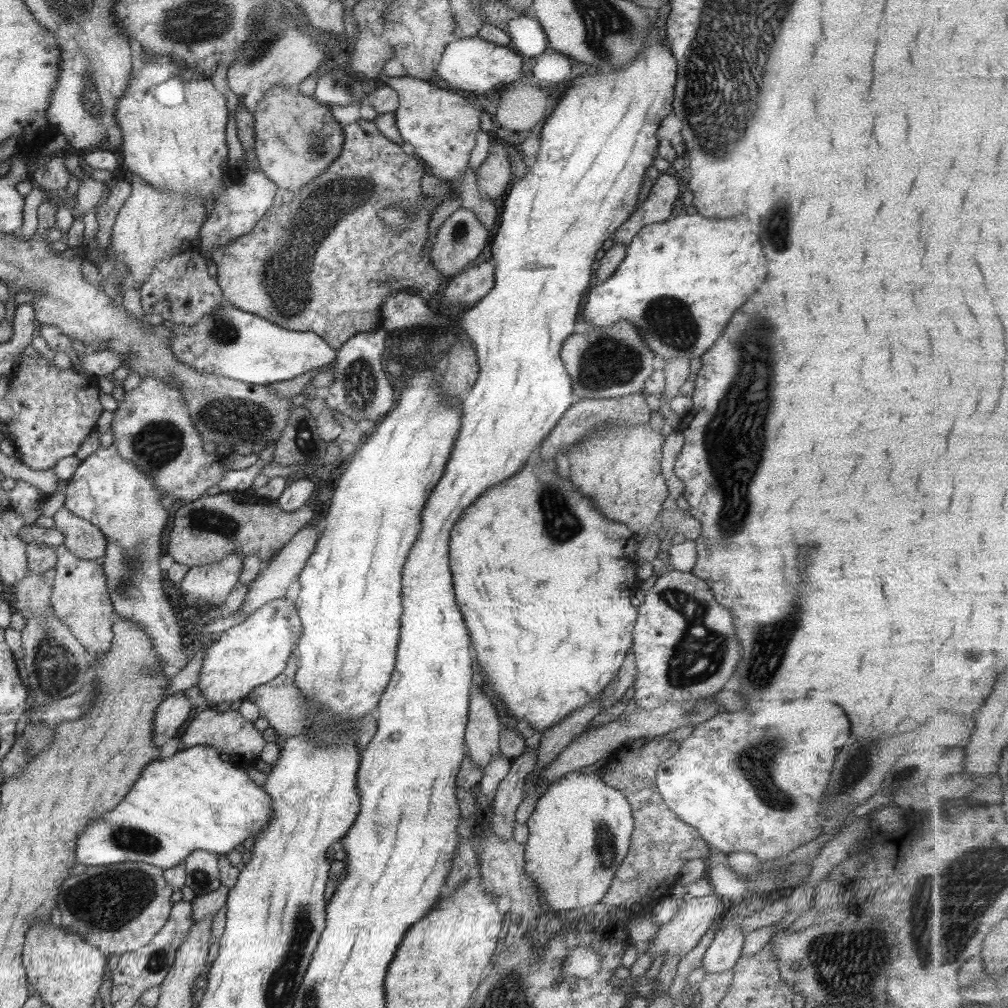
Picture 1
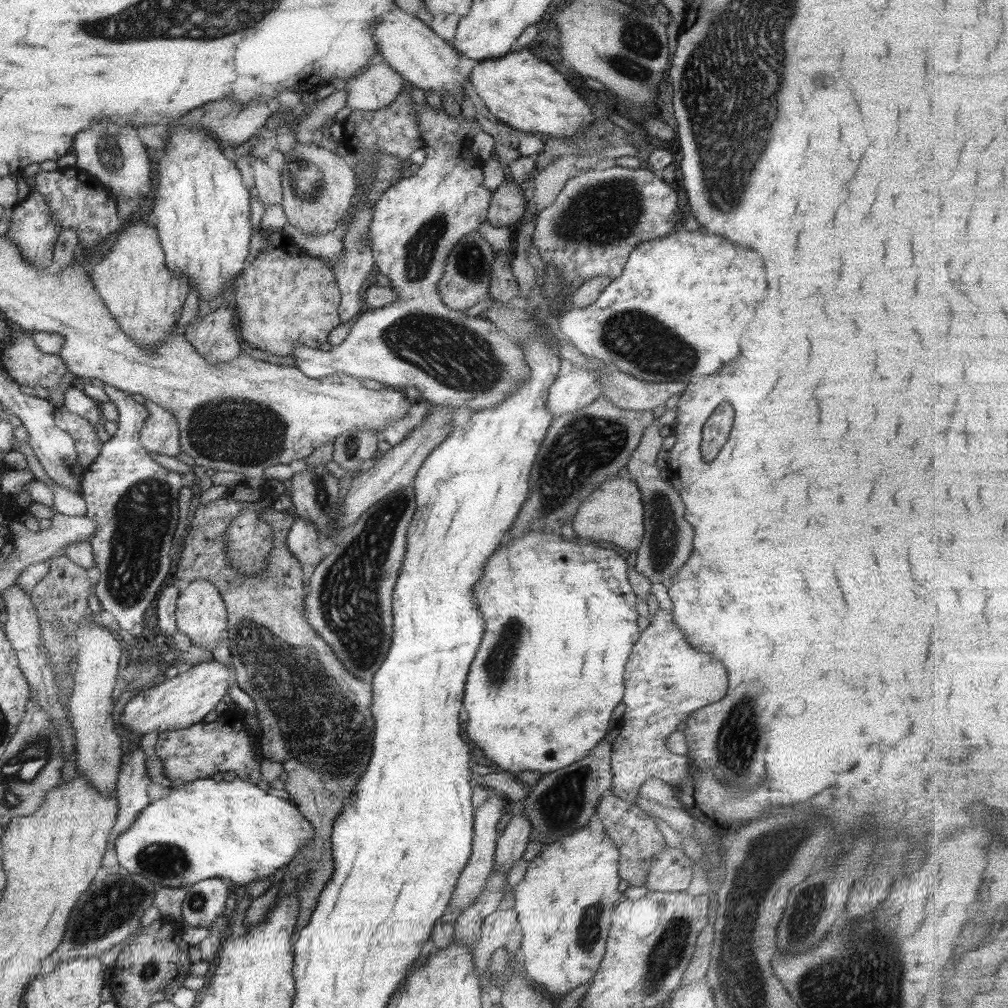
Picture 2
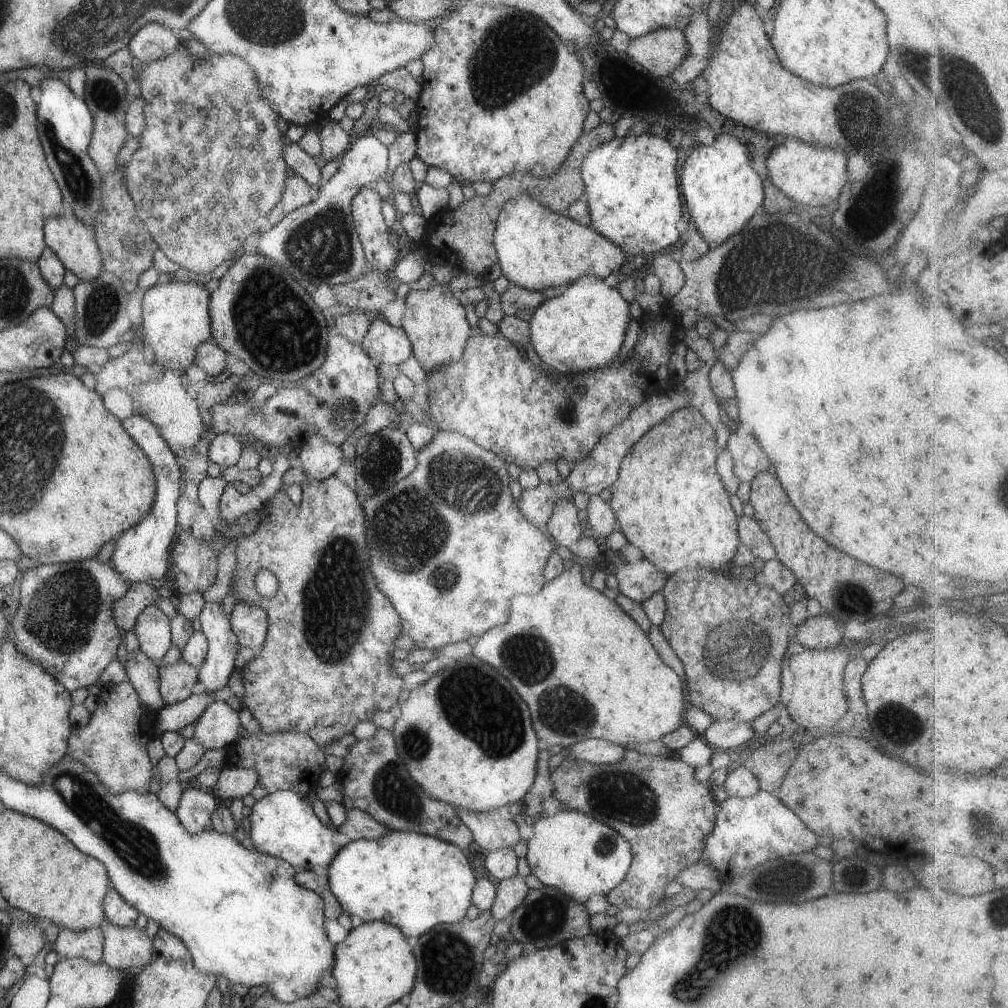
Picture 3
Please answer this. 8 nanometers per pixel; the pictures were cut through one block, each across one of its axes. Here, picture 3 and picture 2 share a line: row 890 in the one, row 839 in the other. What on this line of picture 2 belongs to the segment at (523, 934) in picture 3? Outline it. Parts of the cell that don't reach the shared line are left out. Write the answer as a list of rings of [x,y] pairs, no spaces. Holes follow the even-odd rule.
[[[604,736],[581,761],[548,772],[528,791],[521,801],[520,810],[516,813],[526,816],[526,820],[529,820],[529,827],[531,827],[529,841],[539,842],[543,849],[546,844],[551,844],[571,835],[581,827],[588,826],[589,818],[596,814],[596,806],[600,798],[611,786],[612,774],[609,762],[611,762],[612,749],[610,744],[611,742],[608,742]]]

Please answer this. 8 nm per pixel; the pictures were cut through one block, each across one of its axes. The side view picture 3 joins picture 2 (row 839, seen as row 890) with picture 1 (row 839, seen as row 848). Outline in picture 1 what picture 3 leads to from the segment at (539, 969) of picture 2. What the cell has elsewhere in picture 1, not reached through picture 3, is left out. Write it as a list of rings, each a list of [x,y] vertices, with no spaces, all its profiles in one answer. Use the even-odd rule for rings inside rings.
[[[575,770],[564,774],[559,779],[551,782],[549,786],[545,789],[534,804],[533,812],[528,818],[527,823],[528,838],[524,844],[524,865],[523,872],[524,876],[530,878],[532,883],[535,885],[536,892],[538,893],[538,898],[543,898],[545,904],[547,904],[547,909],[544,913],[549,910],[563,912],[563,910],[571,910],[571,908],[577,908],[581,906],[587,906],[589,904],[596,906],[601,898],[605,896],[606,891],[610,888],[614,874],[619,868],[619,865],[623,862],[623,859],[628,853],[628,846],[630,845],[630,838],[633,829],[633,819],[630,813],[629,803],[626,798],[618,791],[613,785],[603,784],[596,775],[596,772],[585,772],[582,770]]]

